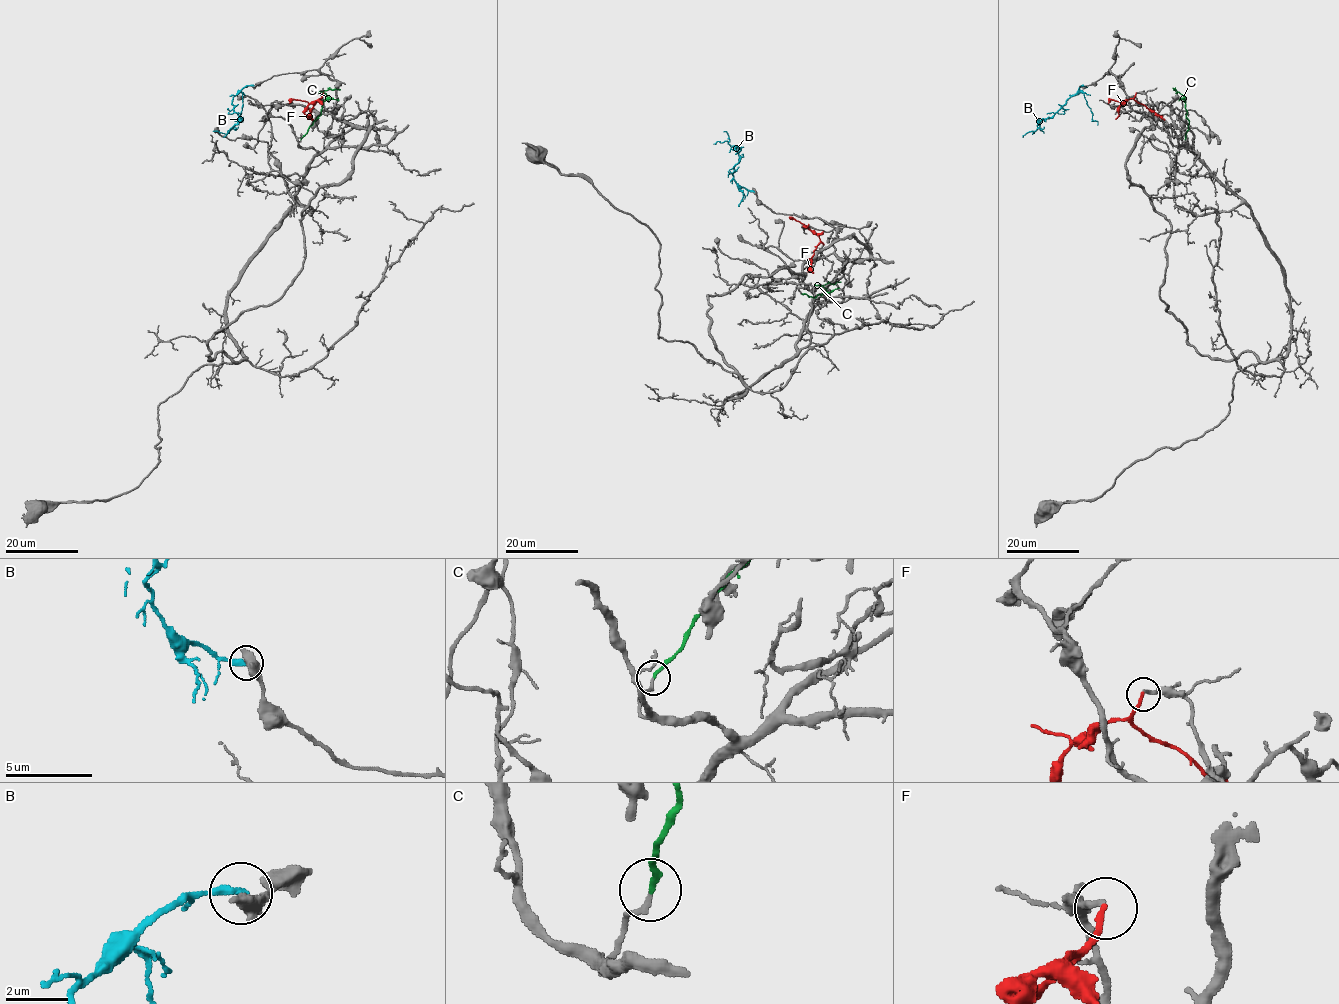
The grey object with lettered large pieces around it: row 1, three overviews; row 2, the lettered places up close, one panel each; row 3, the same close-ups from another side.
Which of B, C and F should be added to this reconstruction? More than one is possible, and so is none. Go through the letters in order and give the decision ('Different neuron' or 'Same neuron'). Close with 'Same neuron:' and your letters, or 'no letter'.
B: Different neuron
C: Same neuron
F: Different neuron
Same neuron: C

